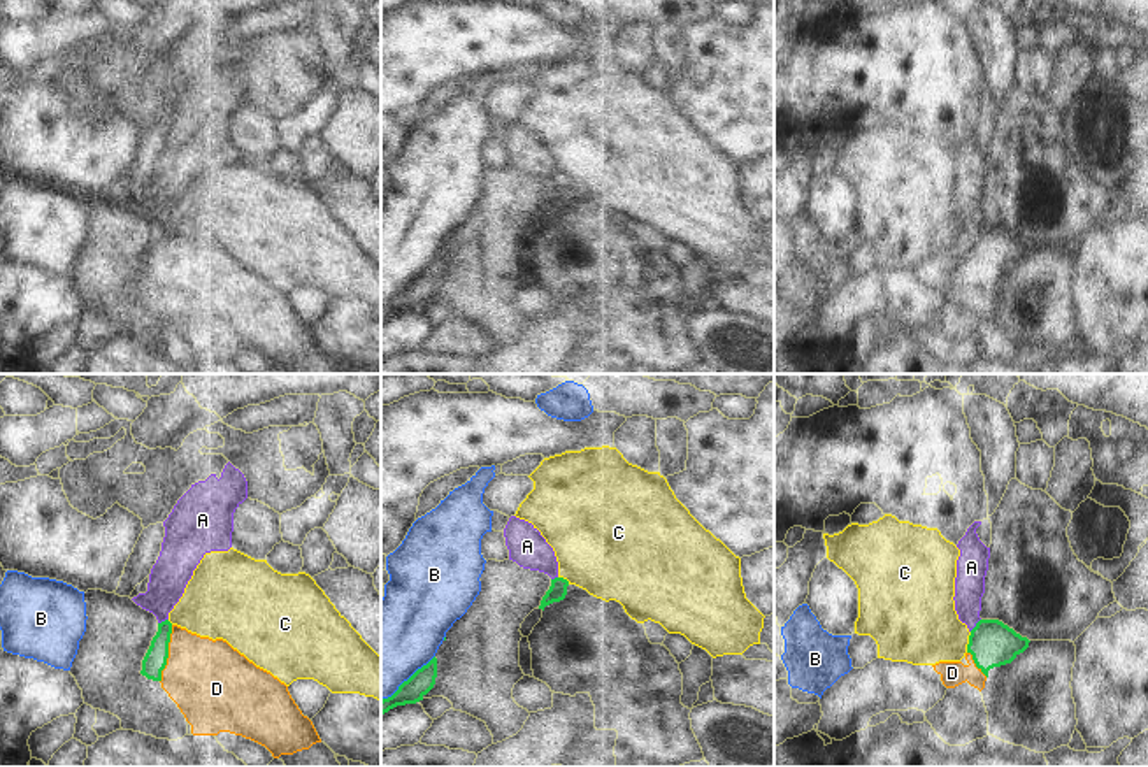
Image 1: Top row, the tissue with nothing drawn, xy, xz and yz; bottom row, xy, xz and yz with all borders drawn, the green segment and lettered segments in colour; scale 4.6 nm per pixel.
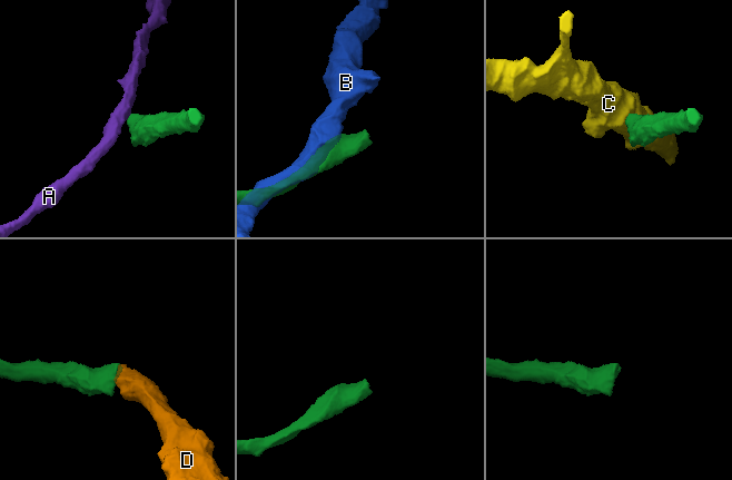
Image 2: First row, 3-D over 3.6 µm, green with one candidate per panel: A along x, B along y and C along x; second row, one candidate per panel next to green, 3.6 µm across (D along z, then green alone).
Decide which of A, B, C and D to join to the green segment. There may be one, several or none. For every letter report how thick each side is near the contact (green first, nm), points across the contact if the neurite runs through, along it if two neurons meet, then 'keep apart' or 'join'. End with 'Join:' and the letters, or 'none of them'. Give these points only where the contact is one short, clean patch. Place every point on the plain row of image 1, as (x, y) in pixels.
A: 200 nm thick on the green side, 140 nm on the other; border along yz (980, 225), (969, 237); keep apart
B: 110 nm thick on the green side, 400 nm on the other; keep apart
C: 200 nm thick on the green side, 360 nm on the other; border along yz (971, 239), (966, 258); keep apart
D: 110 nm thick on the green side, 380 nm on the other; runs through xy (155, 267), (167, 260), (200, 279), (211, 290); join
Join: D

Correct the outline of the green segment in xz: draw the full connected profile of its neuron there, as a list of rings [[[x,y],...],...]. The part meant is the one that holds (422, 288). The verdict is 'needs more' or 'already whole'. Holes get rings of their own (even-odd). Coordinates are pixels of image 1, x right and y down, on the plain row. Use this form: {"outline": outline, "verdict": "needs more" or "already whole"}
{"outline": [[[437,265],[418,276],[398,297],[381,307],[381,323],[397,312],[416,311],[434,295],[437,284]]], "verdict": "already whole"}

